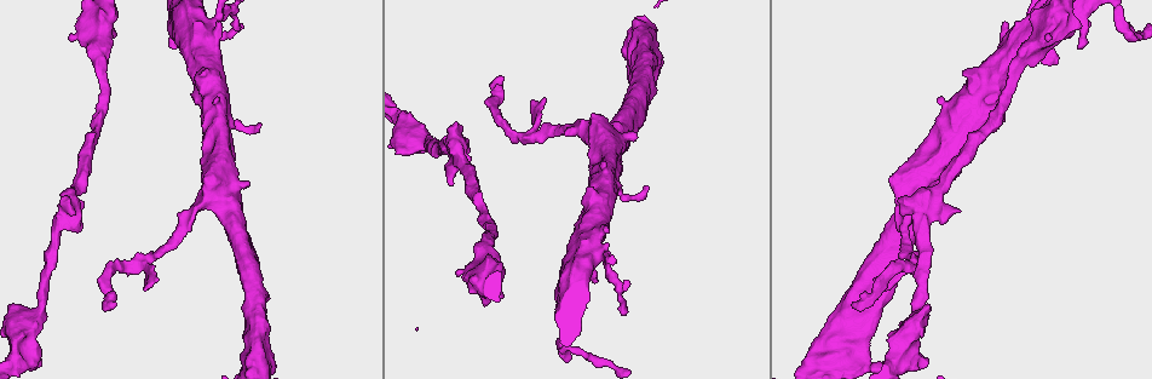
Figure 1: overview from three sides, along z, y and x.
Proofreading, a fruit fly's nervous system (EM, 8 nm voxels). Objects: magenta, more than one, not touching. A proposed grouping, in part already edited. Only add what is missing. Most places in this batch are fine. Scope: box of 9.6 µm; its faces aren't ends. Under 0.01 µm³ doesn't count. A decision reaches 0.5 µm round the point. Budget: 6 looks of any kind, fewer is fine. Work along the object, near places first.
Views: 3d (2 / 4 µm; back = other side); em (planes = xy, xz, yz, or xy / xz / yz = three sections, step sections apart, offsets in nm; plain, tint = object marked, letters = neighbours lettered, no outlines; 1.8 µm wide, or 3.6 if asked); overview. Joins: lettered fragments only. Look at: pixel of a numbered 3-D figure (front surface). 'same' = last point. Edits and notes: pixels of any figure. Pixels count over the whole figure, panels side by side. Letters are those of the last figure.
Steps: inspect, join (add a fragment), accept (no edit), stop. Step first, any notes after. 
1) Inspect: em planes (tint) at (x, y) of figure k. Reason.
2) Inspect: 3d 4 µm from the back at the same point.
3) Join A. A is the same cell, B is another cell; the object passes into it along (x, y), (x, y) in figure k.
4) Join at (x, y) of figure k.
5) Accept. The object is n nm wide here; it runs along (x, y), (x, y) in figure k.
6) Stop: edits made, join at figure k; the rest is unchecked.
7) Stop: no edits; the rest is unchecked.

Inspect: em planes (letters) at (234, 25) of figure 1. Branch stops here.

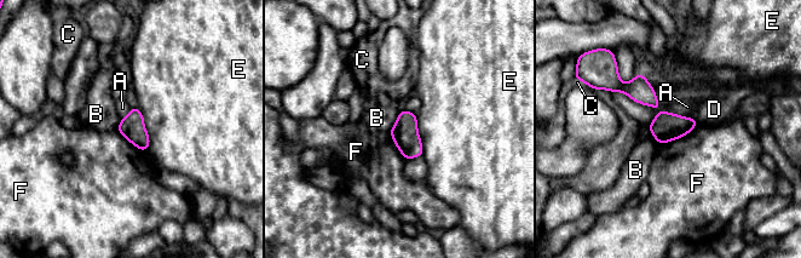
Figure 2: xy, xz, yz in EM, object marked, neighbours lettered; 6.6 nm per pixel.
Accept. The object is 170 nm wide here; A, B, C, D, E and F are other cells; none of them fits.

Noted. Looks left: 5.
Inspect: em planes (plain) at (1123, 24) of figure 1. Branch point.

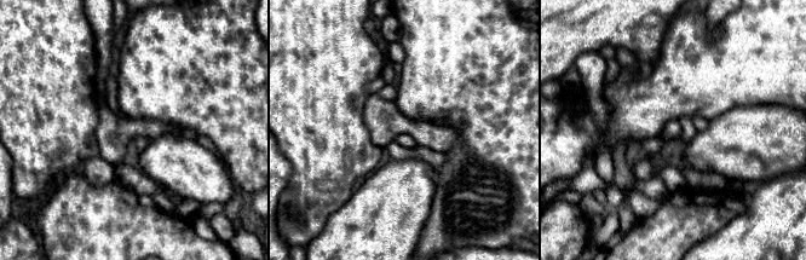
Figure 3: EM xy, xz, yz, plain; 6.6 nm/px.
Inspect: em planes (letters) at the same point.

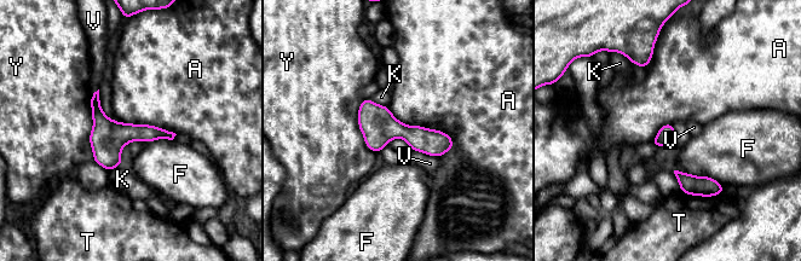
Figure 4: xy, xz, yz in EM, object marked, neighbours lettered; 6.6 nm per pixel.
Accept. The object is 120 nm wide here; A, F, K, T, V and Y are other cells; no lettered fragment goes on from it.

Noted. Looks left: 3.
Inspect: em planes (tint) at (852, 302) of figure 1.

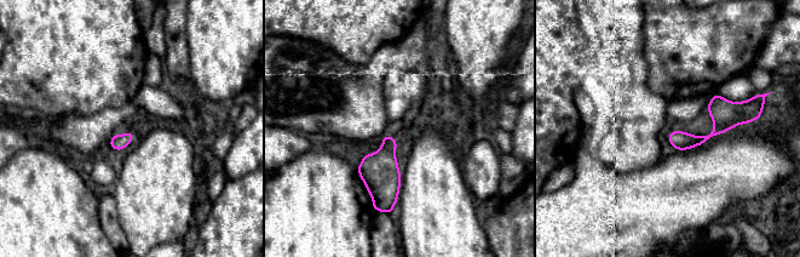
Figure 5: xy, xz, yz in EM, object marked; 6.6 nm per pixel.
Inspect: em planes (letters) at the same point.

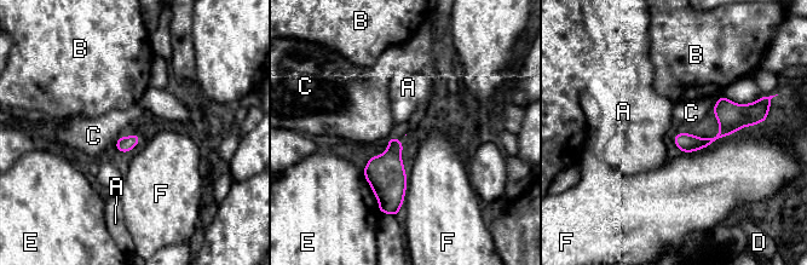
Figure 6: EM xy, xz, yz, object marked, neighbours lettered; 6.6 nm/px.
Accept. A, B, C, D, E and F are other cells; it runs along (744, 107), (714, 139), (678, 143) in figure 6; no lettered fragment goes on from it.

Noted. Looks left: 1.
Stop: no edits; the rest is unchecked.

